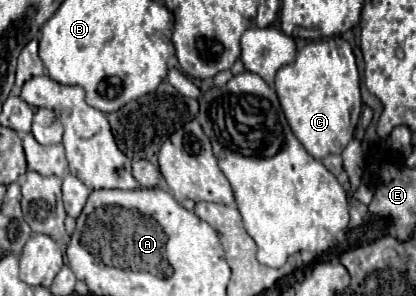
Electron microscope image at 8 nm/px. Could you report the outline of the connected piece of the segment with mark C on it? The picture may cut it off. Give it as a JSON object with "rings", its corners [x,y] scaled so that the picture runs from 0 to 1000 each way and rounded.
{"rings":[[[779,128],[736,149],[707,216],[692,216],[663,250],[663,318],[673,331],[683,392],[721,473],[760,541],[788,520],[817,520],[846,473],[841,378],[865,345],[865,264],[846,162],[822,128]]]}

